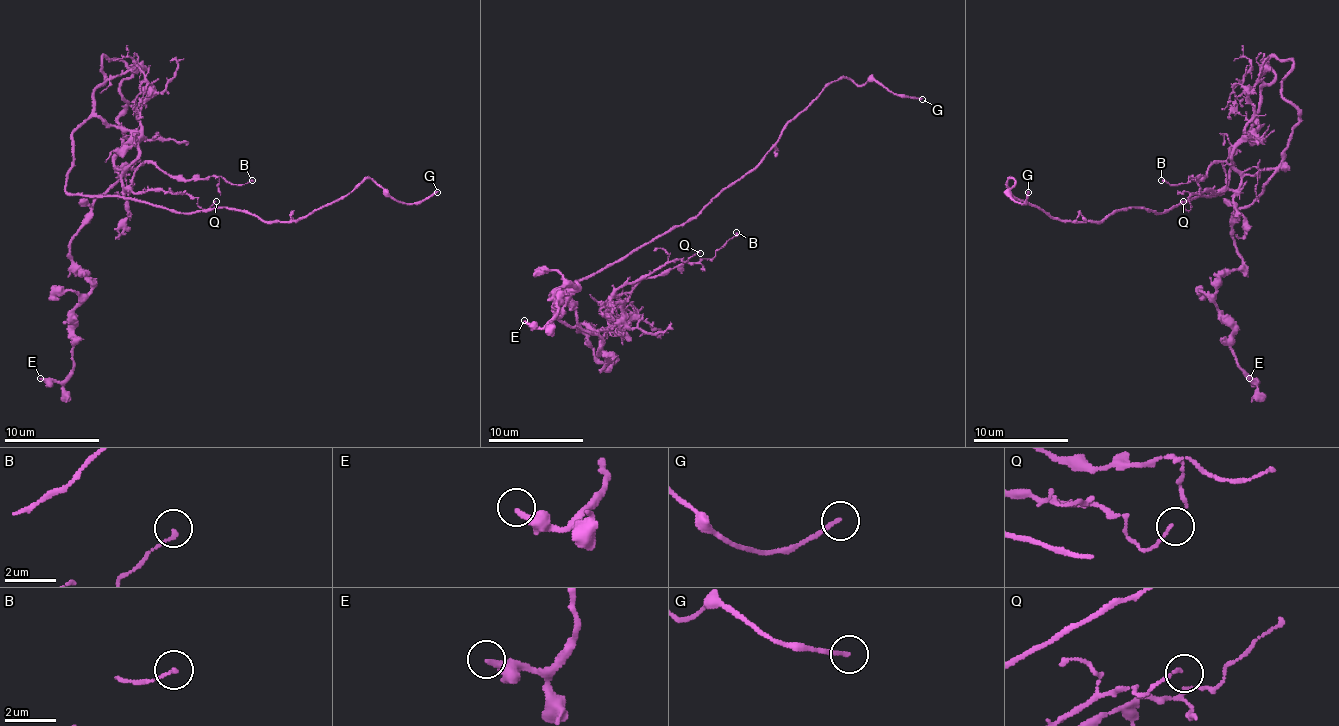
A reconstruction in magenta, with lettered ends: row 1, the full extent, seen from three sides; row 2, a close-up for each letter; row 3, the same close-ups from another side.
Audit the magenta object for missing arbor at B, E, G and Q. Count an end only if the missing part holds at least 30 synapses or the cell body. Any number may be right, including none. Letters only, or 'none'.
G

